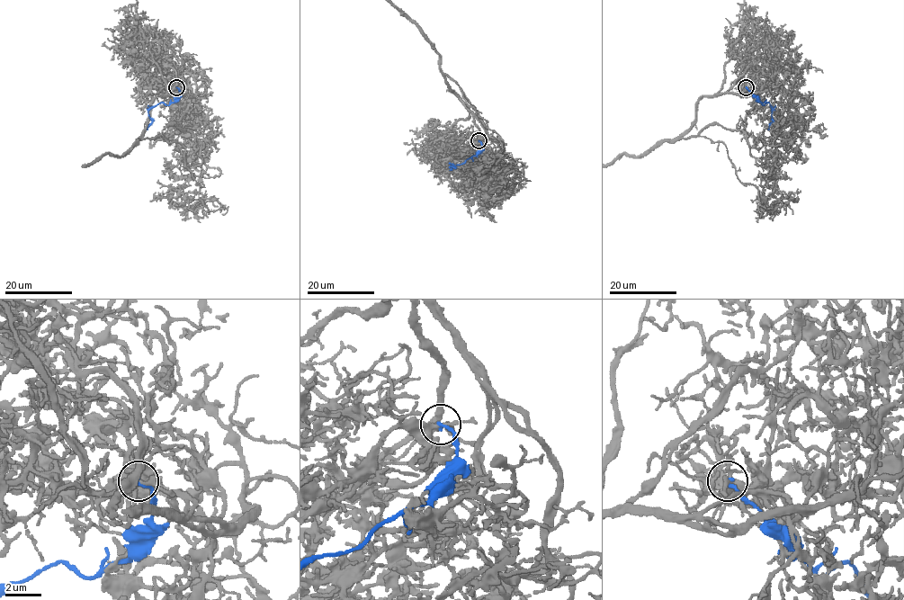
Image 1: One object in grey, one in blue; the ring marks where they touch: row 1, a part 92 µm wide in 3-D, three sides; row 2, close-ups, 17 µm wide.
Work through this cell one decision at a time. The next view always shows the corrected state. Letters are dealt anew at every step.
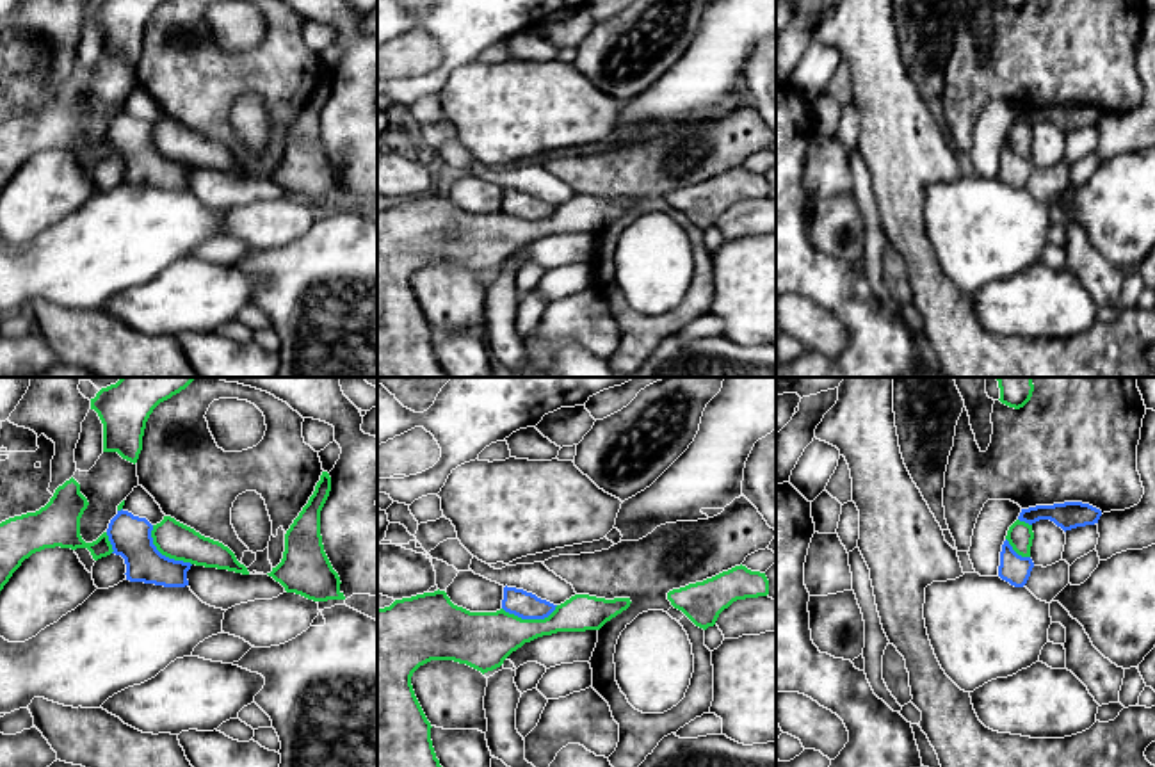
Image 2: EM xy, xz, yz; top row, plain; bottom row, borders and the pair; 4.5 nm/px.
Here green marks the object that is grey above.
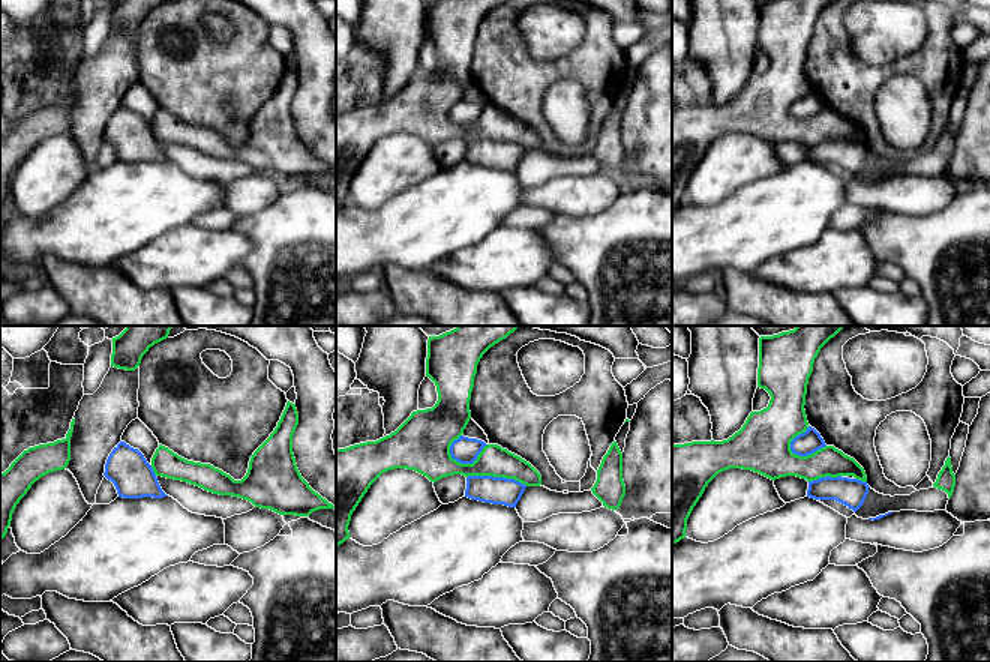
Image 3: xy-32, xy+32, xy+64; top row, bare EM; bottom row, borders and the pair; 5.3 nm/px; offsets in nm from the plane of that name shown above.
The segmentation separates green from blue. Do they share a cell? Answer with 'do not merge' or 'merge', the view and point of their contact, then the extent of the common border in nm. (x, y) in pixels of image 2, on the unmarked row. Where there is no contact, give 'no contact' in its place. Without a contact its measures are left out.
do not merge | xy (162, 155) | 260 nm

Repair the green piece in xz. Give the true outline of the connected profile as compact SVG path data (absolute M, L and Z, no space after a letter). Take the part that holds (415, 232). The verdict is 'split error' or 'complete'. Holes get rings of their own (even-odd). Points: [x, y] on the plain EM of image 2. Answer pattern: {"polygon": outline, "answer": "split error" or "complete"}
{"polygon": "M445 192L395 201L377 210L377 375L379 377L448 377L436 359L427 322L411 287L413 274L431 262L454 262L482 276L543 237L557 233L600 231L630 208L630 199L596 199L575 196L545 221L521 221L504 210L470 214L450 203Z", "answer": "complete"}

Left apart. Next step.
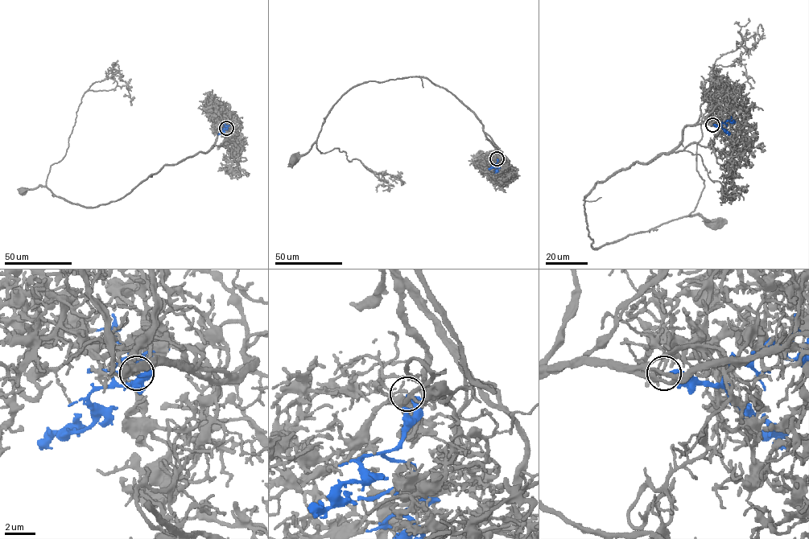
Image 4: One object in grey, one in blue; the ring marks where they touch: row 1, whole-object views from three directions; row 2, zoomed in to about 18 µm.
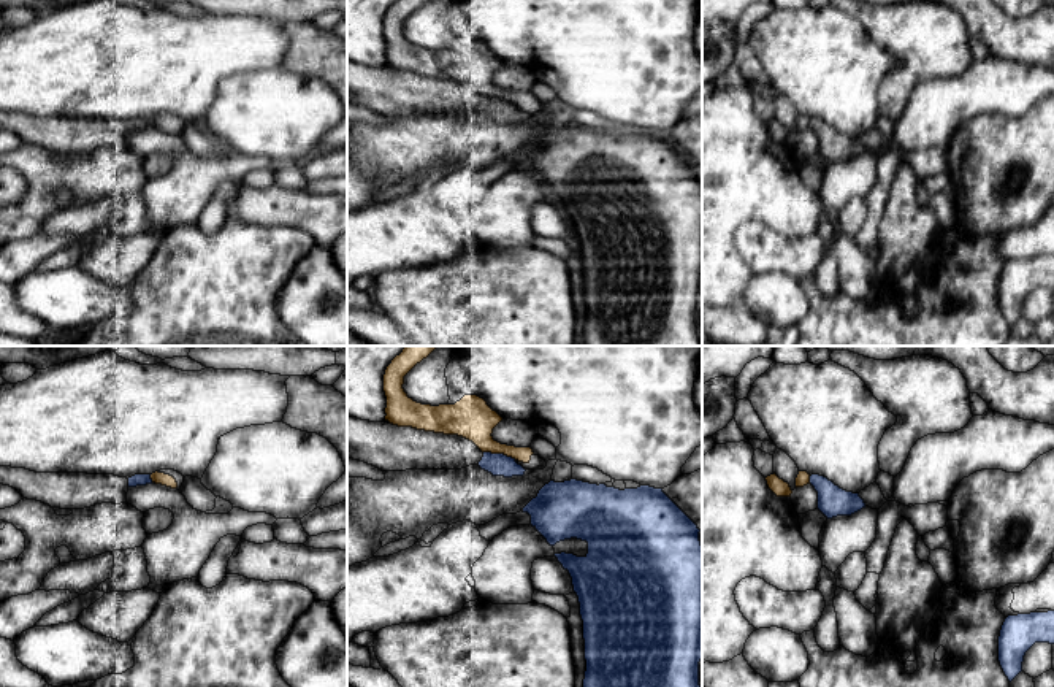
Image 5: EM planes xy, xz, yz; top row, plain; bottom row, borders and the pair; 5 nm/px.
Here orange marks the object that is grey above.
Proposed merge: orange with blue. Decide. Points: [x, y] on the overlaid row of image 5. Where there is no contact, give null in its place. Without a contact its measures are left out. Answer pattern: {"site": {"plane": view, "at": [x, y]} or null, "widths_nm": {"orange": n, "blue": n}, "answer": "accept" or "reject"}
{"site": {"plane": "xz", "at": [500, 452]}, "widths_nm": {"orange": 220, "blue": 110}, "answer": "reject"}

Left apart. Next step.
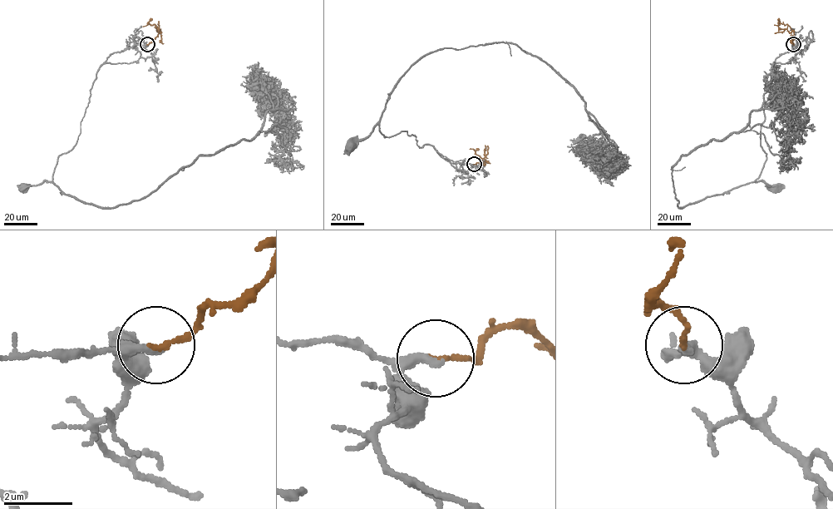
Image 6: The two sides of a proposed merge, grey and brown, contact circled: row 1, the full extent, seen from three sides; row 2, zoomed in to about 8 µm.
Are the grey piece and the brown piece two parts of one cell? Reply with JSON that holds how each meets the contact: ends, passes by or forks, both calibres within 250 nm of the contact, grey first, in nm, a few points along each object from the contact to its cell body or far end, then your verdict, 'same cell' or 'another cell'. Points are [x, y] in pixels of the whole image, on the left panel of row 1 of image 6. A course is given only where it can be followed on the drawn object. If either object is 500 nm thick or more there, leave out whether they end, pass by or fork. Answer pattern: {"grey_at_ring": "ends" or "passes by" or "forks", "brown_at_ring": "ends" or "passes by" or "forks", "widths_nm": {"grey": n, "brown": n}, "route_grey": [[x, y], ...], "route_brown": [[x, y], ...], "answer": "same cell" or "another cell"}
{"grey_at_ring": "ends", "brown_at_ring": "ends", "widths_nm": {"grey": 300, "brown": 150}, "route_grey": [[147, 44], [134, 45], [108, 56], [90, 90], [75, 145], [58, 156], [51, 181], [24, 188]], "route_brown": [[147, 44], [157, 36], [158, 31], [155, 24], [148, 22], [143, 27]], "answer": "same cell"}

